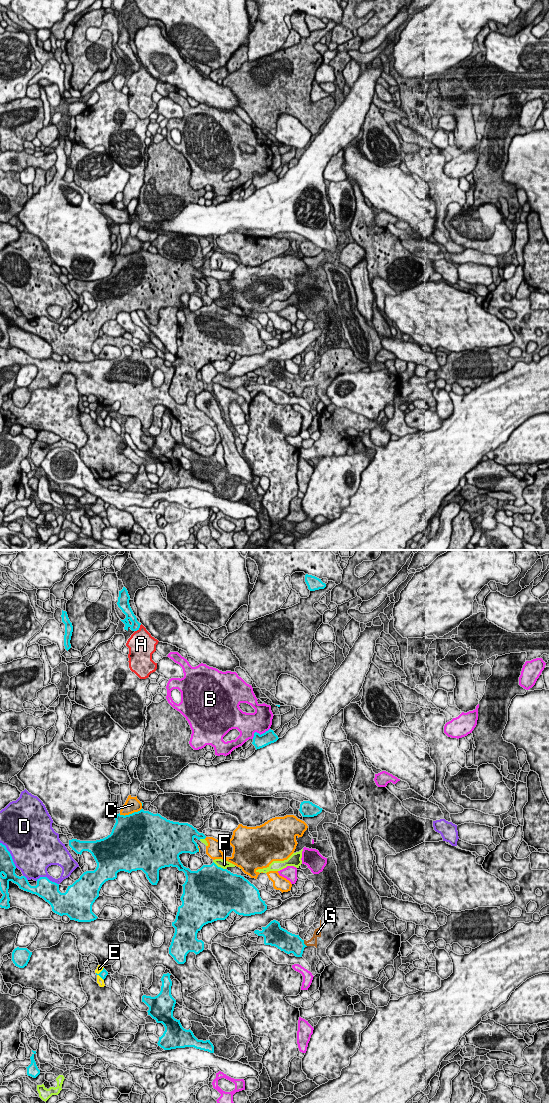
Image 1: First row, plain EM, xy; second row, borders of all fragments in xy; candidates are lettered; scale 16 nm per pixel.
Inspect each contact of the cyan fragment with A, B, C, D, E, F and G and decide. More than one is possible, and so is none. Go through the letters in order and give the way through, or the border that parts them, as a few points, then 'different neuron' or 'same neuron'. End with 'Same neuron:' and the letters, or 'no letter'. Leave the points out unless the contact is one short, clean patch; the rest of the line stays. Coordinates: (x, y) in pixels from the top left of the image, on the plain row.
A: different neuron
B: different neuron
C: different neuron
D: different neuron
E: along xy (103, 407), (98, 414), (103, 420) | different neuron
F: different neuron
G: same neuron
Same neuron: G

